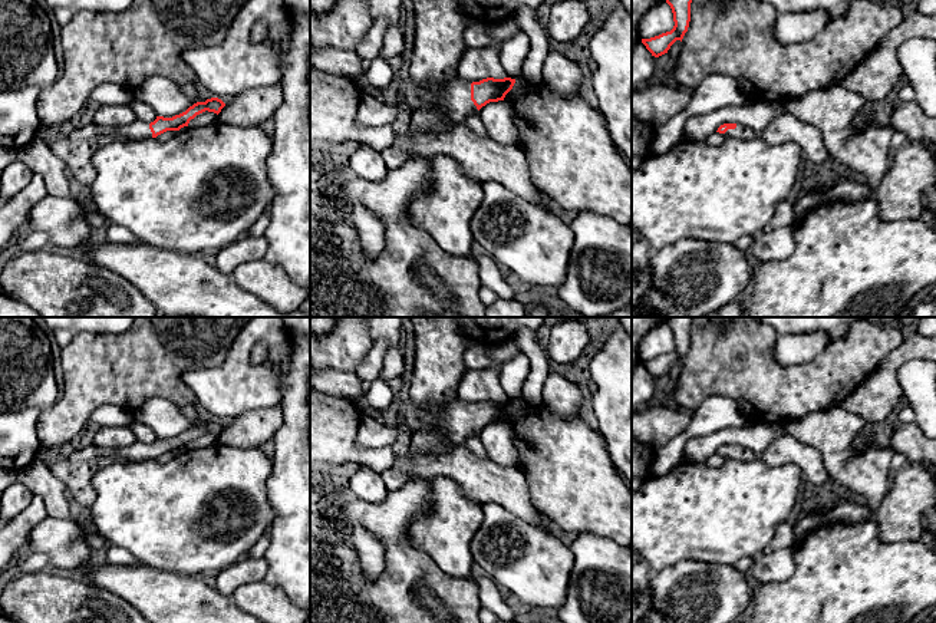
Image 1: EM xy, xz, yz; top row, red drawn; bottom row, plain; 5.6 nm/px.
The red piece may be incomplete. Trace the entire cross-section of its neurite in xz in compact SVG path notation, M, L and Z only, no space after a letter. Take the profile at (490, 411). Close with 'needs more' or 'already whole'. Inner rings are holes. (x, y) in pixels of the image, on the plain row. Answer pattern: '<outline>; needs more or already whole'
M457 398L441 415L431 415L411 403L396 425L389 425L382 418L362 418L356 444L362 449L379 449L392 446L401 432L408 432L412 439L422 429L439 426L452 444L461 446L469 435L478 434L487 425L504 422L514 405L515 400L511 399L487 399L468 405Z; needs more

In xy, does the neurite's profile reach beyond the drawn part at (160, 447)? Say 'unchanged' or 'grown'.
grown

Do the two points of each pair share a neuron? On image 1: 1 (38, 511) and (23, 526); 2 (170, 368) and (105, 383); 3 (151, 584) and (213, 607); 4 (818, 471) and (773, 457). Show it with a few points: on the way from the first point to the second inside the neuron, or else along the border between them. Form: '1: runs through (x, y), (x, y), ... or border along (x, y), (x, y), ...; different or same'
1: runs through (35, 514), (26, 523); same
2: runs through (154, 368), (121, 369); same
3: runs through (167, 600), (181, 607), (197, 607); same
4: runs through (807, 460), (804, 457), (784, 457); same

